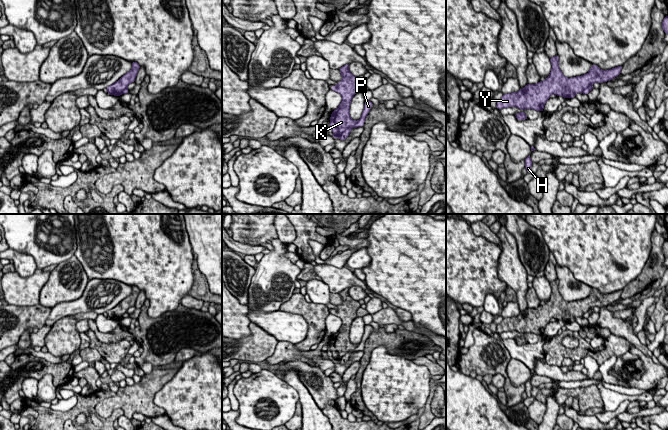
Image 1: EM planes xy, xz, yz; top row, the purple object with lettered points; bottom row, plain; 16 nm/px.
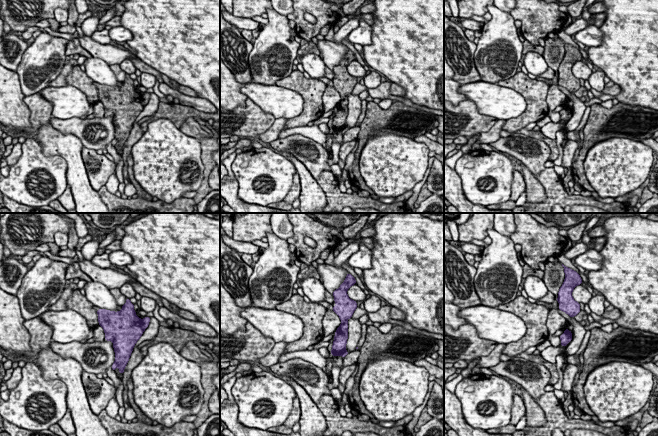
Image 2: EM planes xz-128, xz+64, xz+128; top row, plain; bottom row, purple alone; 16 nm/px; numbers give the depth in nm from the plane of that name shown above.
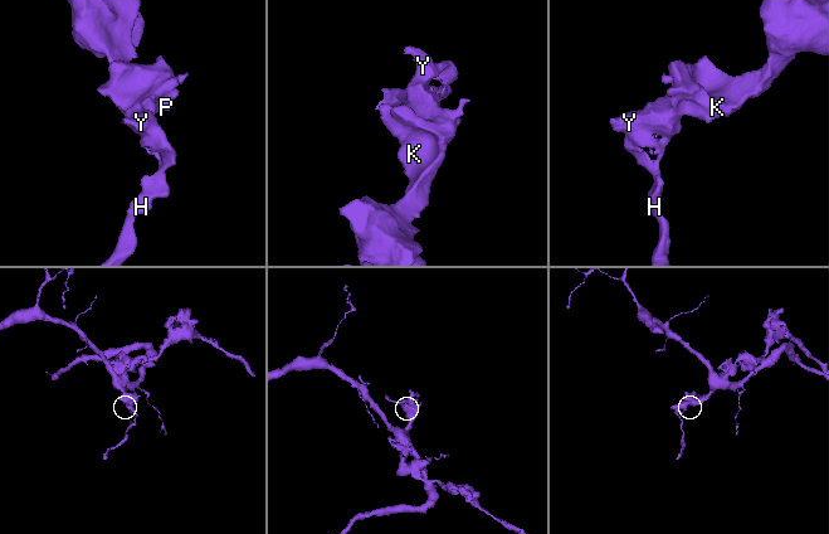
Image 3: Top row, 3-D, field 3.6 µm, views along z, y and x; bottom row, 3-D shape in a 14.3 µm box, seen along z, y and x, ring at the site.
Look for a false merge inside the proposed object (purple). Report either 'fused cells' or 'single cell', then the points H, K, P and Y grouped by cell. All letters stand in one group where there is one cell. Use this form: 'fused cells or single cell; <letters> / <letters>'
fused cells; H K Y / P

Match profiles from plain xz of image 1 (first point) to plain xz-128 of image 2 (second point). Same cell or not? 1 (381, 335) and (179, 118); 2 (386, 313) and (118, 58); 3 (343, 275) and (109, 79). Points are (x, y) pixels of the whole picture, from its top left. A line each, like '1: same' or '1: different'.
1: same
2: different
3: different

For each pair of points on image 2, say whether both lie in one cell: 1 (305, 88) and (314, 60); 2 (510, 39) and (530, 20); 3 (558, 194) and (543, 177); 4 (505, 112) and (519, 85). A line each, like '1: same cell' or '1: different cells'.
1: different cells
2: different cells
3: same cell
4: different cells

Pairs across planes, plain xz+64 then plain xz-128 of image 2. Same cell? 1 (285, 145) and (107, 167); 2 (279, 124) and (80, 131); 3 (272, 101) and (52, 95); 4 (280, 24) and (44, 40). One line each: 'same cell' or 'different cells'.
1: same cell
2: same cell
3: same cell
4: same cell

